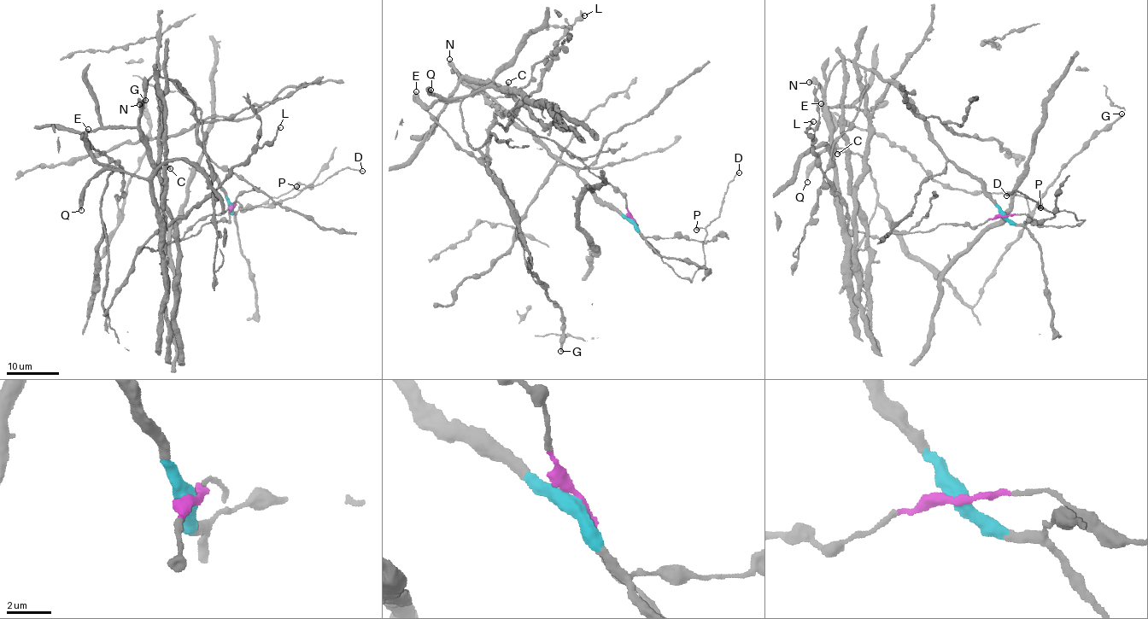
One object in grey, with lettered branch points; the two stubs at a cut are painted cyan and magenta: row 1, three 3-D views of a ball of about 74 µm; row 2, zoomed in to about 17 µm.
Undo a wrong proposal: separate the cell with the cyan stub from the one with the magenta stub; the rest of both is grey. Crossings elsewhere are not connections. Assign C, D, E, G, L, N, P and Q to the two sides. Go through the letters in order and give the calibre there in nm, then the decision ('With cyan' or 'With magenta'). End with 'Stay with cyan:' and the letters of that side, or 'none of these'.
C: Thickness 260 nm. With cyan
D: Thickness 180 nm. With magenta
E: Thickness 360 nm. With cyan
G: Thickness 360 nm. With cyan
L: Thickness 240 nm. With magenta
N: Thickness 480 nm. With cyan
P: Thickness 480 nm. With magenta
Q: Thickness 280 nm. With cyan
Stay with cyan: C, E, G, N, Q

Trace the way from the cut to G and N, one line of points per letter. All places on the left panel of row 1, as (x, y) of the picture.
G: (232, 206), (196, 108), (152, 76), (149, 176), (106, 168), (86, 142), (123, 174), (119, 211), (145, 100)
N: (232, 206), (198, 137), (196, 108), (175, 81), (152, 76), (144, 101), (141, 106), (140, 104)

